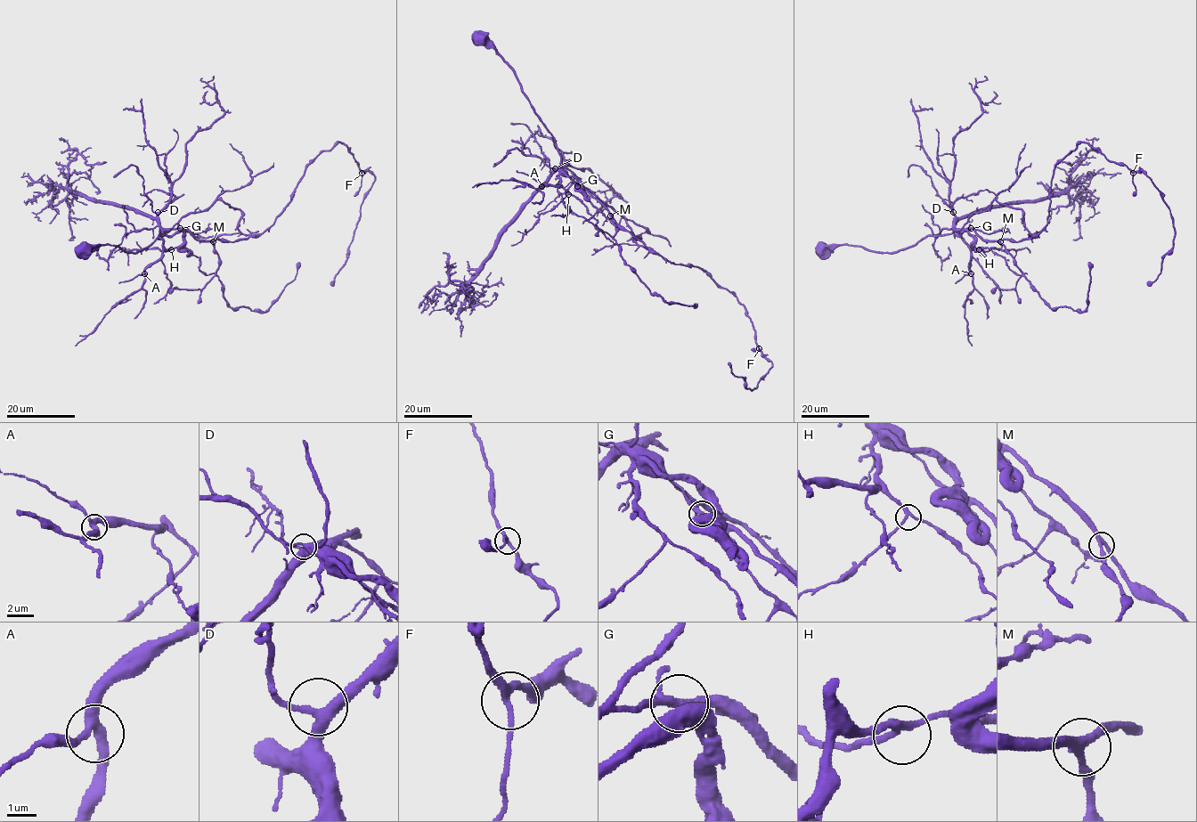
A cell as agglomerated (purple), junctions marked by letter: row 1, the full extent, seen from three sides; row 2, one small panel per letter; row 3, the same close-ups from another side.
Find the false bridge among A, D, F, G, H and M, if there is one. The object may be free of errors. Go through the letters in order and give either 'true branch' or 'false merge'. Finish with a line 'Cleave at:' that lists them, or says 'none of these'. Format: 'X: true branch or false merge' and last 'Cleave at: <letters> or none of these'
A: true branch
D: true branch
F: true branch
G: false merge
H: true branch
M: true branch
Cleave at: G

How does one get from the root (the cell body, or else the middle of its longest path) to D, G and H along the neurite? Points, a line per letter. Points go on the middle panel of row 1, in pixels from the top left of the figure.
D: (482, 39), (514, 71), (521, 91), (553, 137), (560, 156), (560, 166), (555, 168)
G: (482, 39), (514, 71), (521, 91), (557, 144), (560, 156), (559, 167), (578, 186)
H: (482, 39), (514, 71), (521, 91), (553, 137), (560, 156), (559, 184), (568, 194)

